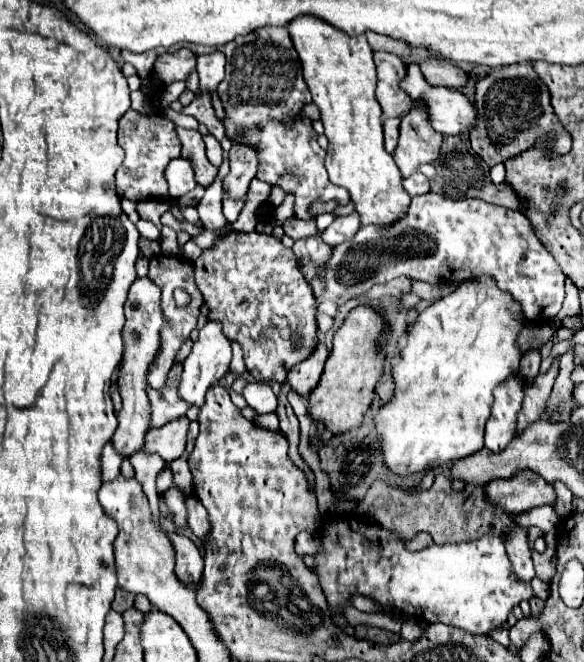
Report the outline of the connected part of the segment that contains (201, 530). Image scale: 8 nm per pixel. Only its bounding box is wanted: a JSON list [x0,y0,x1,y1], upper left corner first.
[184,495,210,539]

